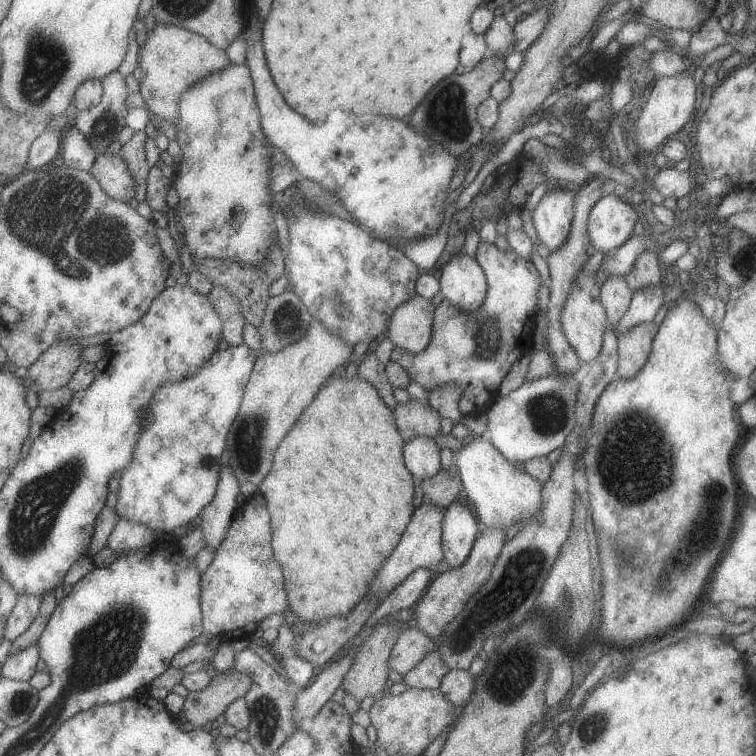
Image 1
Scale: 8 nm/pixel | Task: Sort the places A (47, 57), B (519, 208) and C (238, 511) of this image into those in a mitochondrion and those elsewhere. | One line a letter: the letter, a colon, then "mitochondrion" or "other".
A: mitochondrion
B: other
C: other

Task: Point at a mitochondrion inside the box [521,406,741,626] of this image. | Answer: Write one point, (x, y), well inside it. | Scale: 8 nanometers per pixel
(631, 463)

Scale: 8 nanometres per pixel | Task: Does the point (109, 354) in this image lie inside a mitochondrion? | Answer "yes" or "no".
no

